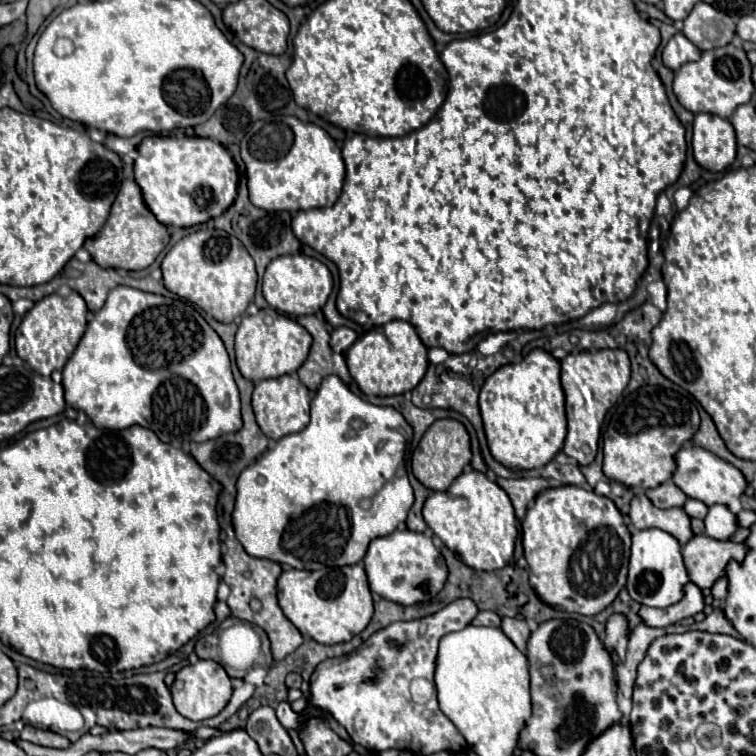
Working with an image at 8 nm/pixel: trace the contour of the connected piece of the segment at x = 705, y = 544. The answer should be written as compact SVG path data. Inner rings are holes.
M699 534L683 546L681 554L689 580L705 590L711 588L719 576L725 576L725 564L729 564L729 560L745 558L745 544L721 542Z

